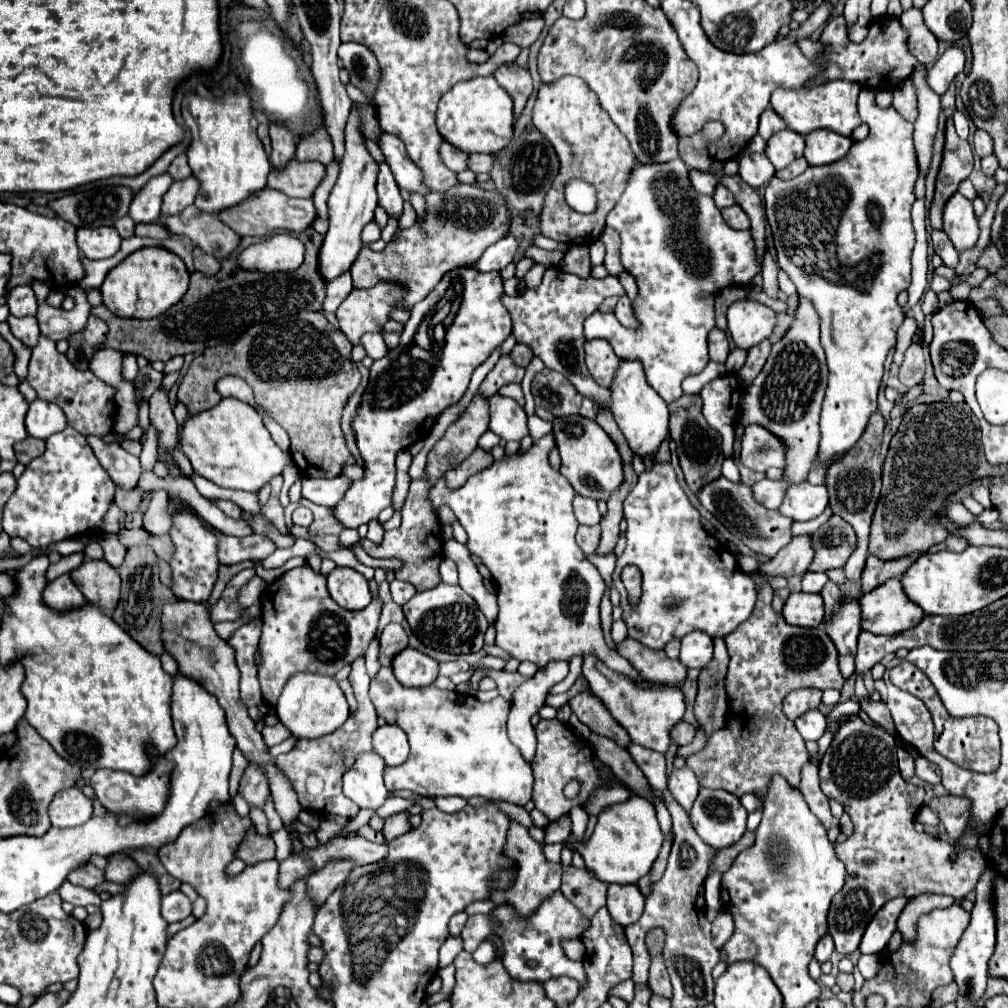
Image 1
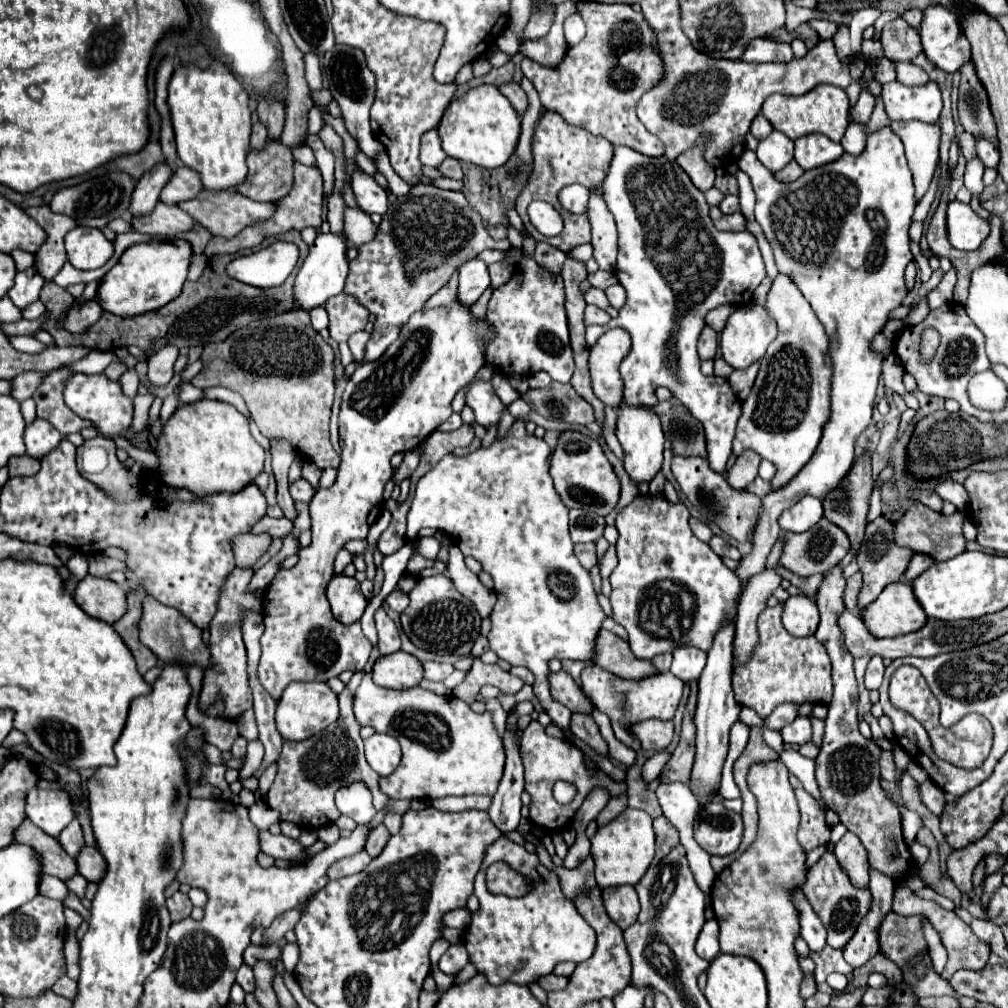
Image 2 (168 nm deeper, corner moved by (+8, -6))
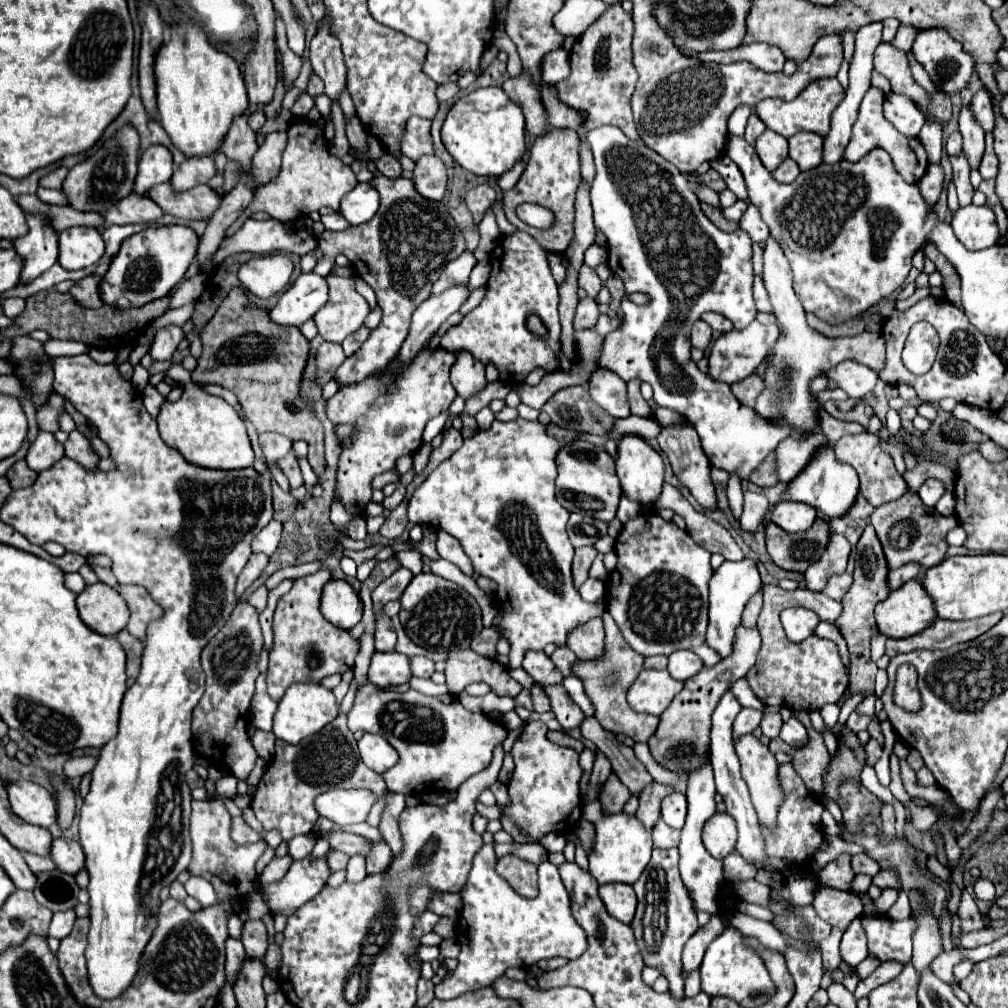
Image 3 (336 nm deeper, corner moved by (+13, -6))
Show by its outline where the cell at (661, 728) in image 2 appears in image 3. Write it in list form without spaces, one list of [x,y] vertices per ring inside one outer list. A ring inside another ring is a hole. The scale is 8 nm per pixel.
[[[605,611],[603,613],[603,623],[605,623],[605,647],[603,647],[603,657],[599,661],[575,661],[571,665],[571,671],[575,677],[583,681],[587,697],[591,697],[591,703],[595,705],[595,719],[601,723],[603,729],[611,733],[623,733],[631,737],[635,743],[647,743],[647,739],[655,733],[659,725],[659,717],[649,715],[649,713],[635,713],[629,703],[627,703],[627,691],[633,685],[635,677],[639,677],[639,671],[643,669],[645,657],[635,653],[627,641],[623,639],[619,627],[611,619],[611,615]]]

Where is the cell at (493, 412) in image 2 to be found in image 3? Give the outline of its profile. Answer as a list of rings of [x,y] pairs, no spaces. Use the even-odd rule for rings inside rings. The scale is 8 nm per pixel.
[[[457,349],[453,355],[455,355],[455,363],[451,367],[451,383],[457,395],[469,399],[487,385],[485,365],[481,361],[475,361],[475,357],[467,353],[467,349]]]

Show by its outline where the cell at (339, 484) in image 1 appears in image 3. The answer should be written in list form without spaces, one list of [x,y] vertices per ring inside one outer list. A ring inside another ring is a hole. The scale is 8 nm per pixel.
[[[289,451],[285,457],[277,459],[277,465],[283,469],[283,473],[287,475],[291,487],[299,487],[303,485],[303,477],[301,477],[301,469],[299,469],[299,463],[297,463],[297,455],[295,451]]]

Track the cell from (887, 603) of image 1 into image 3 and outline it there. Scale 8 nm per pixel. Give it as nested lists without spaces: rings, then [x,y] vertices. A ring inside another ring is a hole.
[[[907,581],[901,589],[891,591],[889,597],[877,605],[875,619],[881,633],[891,639],[903,639],[921,633],[937,617],[931,597],[927,597],[921,583]]]

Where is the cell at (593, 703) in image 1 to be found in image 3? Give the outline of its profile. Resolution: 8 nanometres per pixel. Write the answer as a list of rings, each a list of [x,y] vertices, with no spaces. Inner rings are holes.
[[[531,651],[523,659],[523,669],[535,679],[537,685],[555,685],[561,683],[563,675],[551,663],[551,659],[543,651]]]

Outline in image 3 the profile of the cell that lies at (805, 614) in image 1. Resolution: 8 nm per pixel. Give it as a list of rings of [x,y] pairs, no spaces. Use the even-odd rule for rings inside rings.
[[[791,607],[781,613],[781,623],[783,623],[787,637],[791,641],[799,643],[799,641],[807,639],[809,635],[813,635],[815,627],[819,625],[819,617],[815,611],[809,611],[803,607]]]

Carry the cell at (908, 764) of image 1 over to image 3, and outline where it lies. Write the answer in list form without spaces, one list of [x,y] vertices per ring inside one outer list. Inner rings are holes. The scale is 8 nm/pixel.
[[[869,739],[865,745],[863,745],[863,749],[865,749],[865,755],[867,755],[867,763],[869,765],[875,765],[875,761],[881,757],[881,745],[877,743],[877,739]]]

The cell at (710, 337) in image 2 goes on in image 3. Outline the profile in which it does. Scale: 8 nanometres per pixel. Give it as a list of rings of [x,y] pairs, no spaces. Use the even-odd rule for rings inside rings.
[[[701,319],[695,321],[695,325],[691,329],[691,345],[705,349],[709,345],[709,341],[711,341],[711,327]]]

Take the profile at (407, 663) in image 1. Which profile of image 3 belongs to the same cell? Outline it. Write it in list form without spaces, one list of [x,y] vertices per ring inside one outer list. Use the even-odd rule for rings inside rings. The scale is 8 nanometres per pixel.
[[[375,651],[371,657],[369,667],[369,681],[375,687],[389,687],[389,685],[403,685],[411,679],[409,659],[397,651],[379,653]]]

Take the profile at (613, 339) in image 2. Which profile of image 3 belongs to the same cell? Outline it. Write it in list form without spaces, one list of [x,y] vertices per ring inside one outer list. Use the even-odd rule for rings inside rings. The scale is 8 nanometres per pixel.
[[[595,369],[589,381],[589,393],[595,403],[599,403],[615,419],[629,417],[627,383],[609,369]]]

